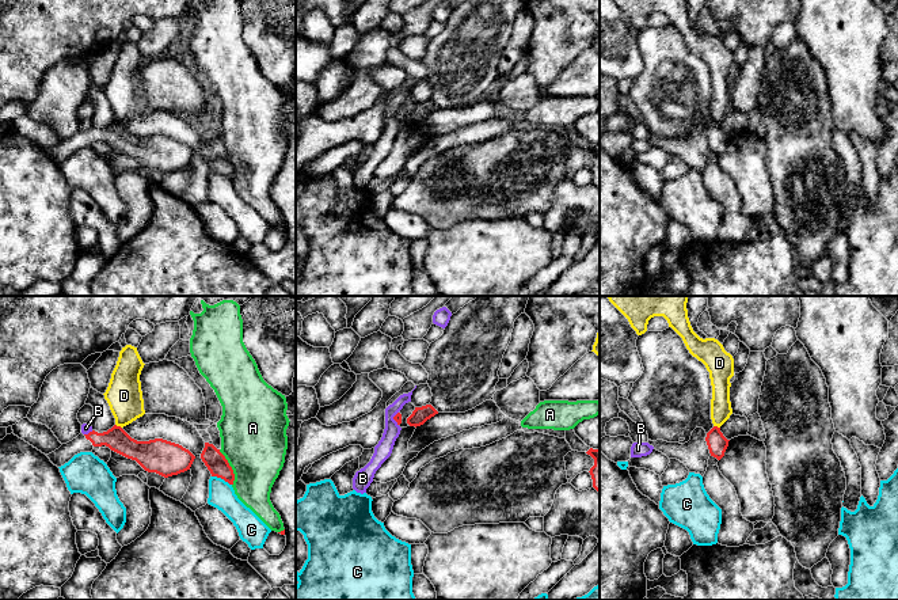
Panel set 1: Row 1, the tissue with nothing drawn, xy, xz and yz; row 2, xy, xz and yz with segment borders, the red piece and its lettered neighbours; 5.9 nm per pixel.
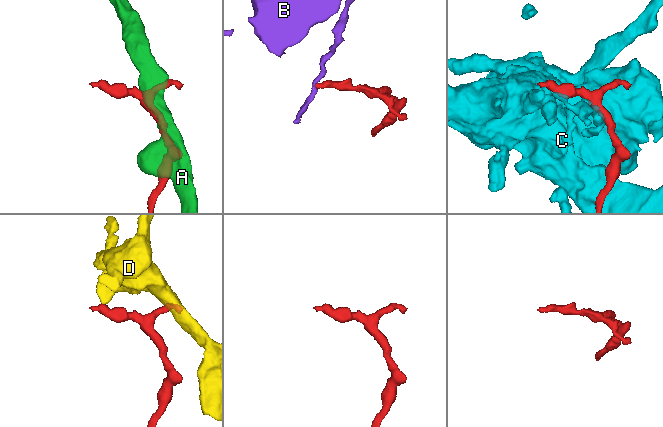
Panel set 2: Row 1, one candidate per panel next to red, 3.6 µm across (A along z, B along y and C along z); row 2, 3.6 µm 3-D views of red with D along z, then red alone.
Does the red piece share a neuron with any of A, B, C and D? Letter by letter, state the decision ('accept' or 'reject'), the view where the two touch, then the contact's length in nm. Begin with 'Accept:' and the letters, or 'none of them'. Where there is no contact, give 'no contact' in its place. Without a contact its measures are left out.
Accept: none of them
A: reject | xy | 240 nm
B: reject | xz | 90 nm
C: reject | xy | 130 nm
D: reject | xy | 50 nm

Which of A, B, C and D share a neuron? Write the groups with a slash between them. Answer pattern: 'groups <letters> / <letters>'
groups A / B / C / D

